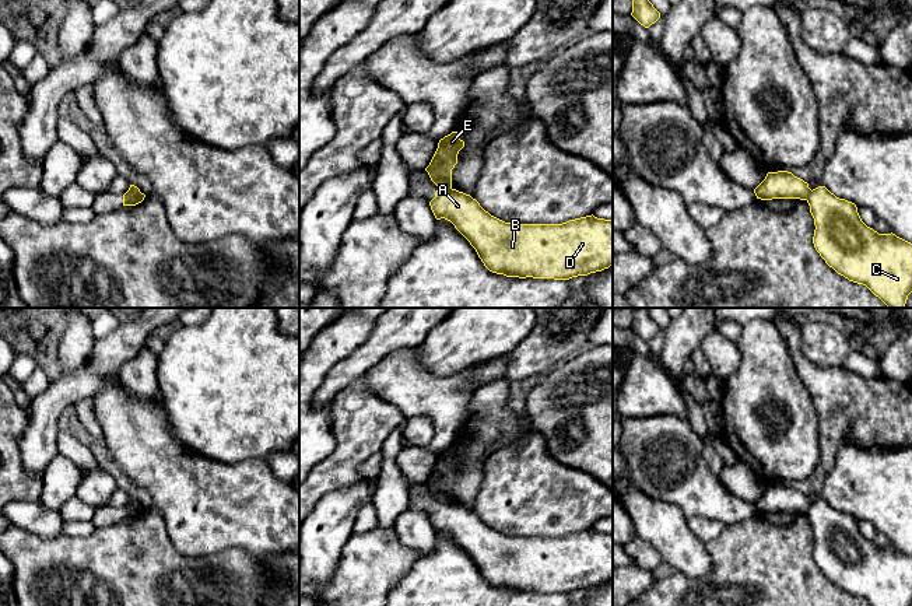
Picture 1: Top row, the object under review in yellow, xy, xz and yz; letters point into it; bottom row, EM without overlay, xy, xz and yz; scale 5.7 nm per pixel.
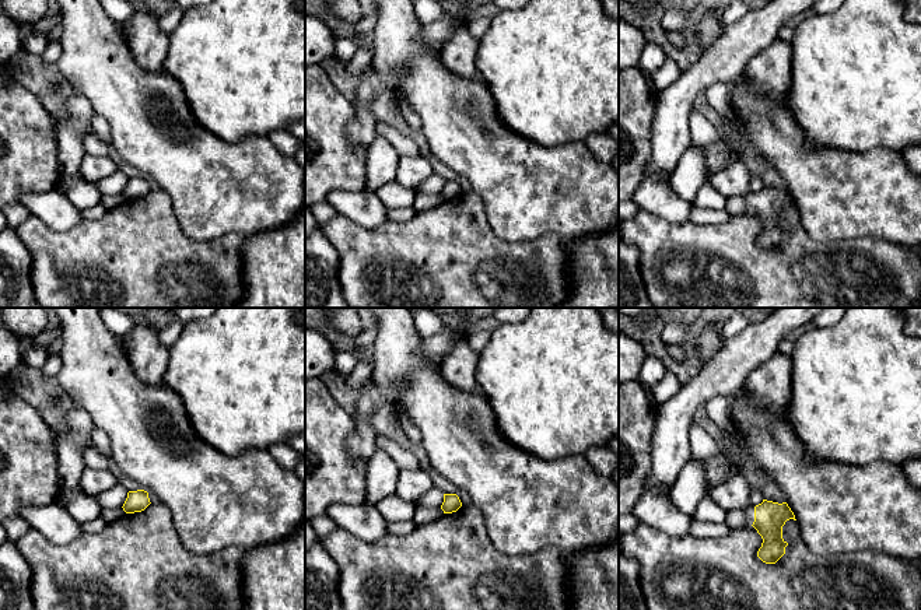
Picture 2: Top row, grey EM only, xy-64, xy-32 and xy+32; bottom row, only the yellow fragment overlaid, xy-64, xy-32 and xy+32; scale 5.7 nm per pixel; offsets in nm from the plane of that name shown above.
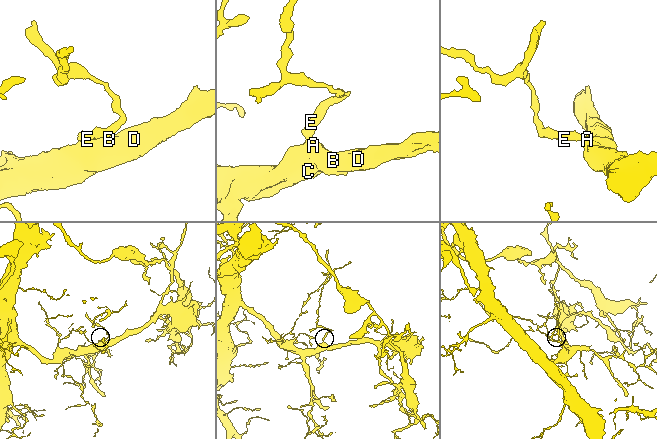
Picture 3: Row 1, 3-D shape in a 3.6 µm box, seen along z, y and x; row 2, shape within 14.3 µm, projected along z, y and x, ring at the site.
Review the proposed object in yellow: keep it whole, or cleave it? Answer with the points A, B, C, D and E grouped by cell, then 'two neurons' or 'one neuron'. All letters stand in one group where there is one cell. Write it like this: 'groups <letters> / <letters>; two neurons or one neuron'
groups A B C D / E; two neurons

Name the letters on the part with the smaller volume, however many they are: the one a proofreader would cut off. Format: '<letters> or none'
E

